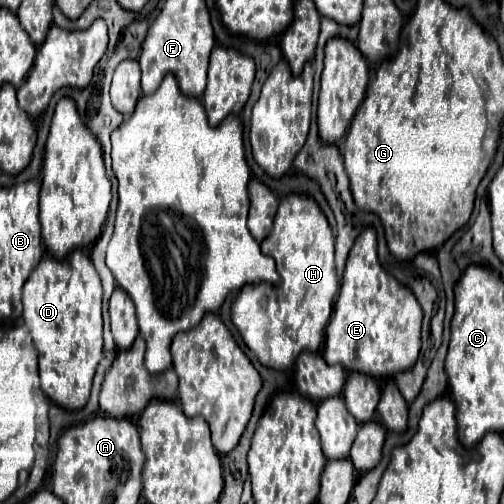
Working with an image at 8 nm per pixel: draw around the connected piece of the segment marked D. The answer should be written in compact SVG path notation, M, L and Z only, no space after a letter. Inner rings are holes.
M80 248L72 250L64 260L54 260L52 256L46 256L46 260L48 268L34 268L32 276L22 286L22 320L30 328L38 350L40 384L46 396L68 410L78 410L88 402L92 378L102 358L102 284L96 268L92 268L90 256Z

